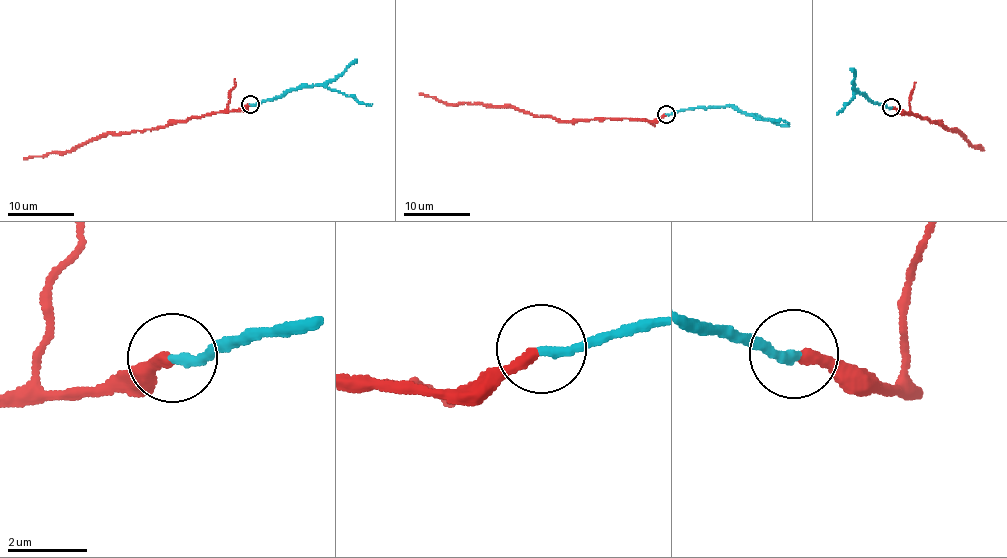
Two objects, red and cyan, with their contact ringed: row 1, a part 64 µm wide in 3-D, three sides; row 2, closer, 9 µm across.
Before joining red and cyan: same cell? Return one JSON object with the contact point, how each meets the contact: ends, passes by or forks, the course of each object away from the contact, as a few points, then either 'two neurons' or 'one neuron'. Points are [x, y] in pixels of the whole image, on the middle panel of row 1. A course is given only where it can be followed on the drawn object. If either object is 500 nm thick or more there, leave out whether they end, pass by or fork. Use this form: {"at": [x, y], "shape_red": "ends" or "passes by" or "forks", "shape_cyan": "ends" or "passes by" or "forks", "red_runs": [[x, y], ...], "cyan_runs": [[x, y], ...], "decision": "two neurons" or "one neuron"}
{"at": [666, 114], "shape_red": "ends", "shape_cyan": "ends", "red_runs": [[666, 114], [652, 121], [598, 117], [559, 120], [507, 107], [443, 103], [419, 93]], "cyan_runs": [[667, 114], [731, 106], [753, 114], [759, 120], [782, 120], [788, 124]], "decision": "one neuron"}

